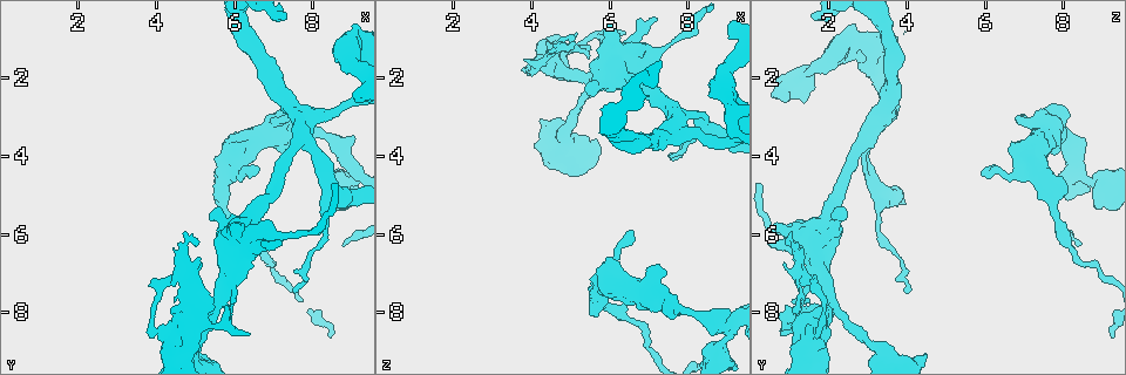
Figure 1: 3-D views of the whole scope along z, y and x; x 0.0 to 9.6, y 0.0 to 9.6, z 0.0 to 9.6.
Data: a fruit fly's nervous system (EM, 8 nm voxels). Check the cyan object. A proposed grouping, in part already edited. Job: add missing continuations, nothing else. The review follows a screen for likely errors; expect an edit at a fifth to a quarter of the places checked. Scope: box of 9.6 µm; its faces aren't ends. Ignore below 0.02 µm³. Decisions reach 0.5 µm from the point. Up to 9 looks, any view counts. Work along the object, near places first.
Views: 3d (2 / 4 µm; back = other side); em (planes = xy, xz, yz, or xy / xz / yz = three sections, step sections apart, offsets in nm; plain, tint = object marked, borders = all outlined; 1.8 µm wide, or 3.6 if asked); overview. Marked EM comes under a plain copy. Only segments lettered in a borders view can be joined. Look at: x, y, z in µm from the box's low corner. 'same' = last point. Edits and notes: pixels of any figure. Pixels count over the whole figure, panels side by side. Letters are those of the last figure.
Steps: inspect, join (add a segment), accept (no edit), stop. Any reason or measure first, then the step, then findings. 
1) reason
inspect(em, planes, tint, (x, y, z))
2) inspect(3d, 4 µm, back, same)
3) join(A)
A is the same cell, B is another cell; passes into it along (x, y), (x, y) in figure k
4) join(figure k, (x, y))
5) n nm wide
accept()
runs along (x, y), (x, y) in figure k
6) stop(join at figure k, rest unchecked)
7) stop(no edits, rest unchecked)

calibre changes
inspect(em, xz, step 4, borders, (7.10, 6.05, 1.30))

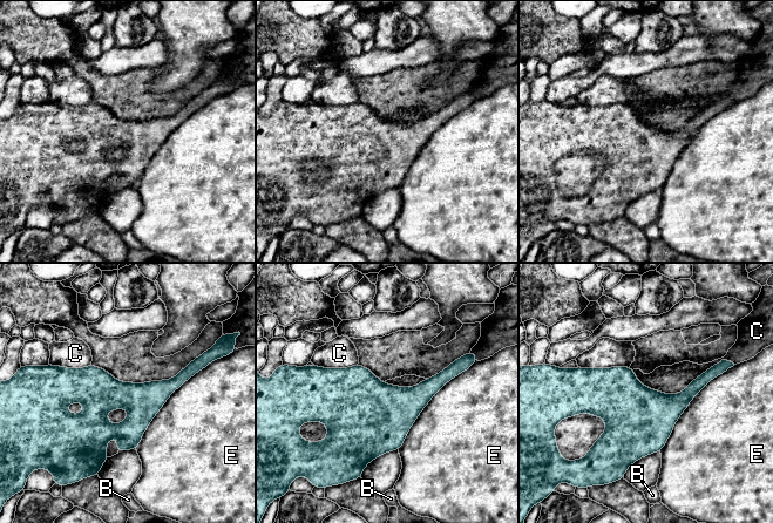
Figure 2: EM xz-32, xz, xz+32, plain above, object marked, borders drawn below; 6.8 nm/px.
accept()
B, C and E are other cells; no lettered segment goes on from it

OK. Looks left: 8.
sudden change in width
inspect(3d, 4 µm, back, (6.70, 3.55, 7.45))

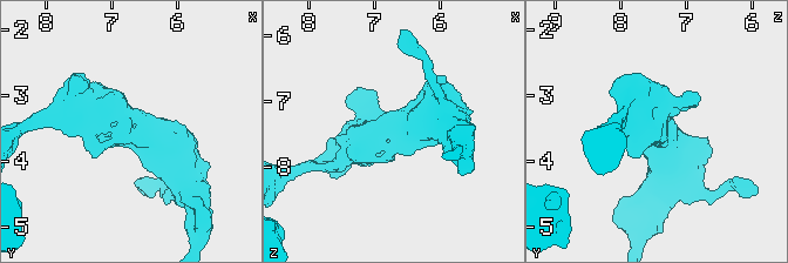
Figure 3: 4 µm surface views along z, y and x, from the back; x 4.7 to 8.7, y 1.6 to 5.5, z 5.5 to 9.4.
now the EM
inspect(em, planes, borders, (6.70, 3.50, 7.40))

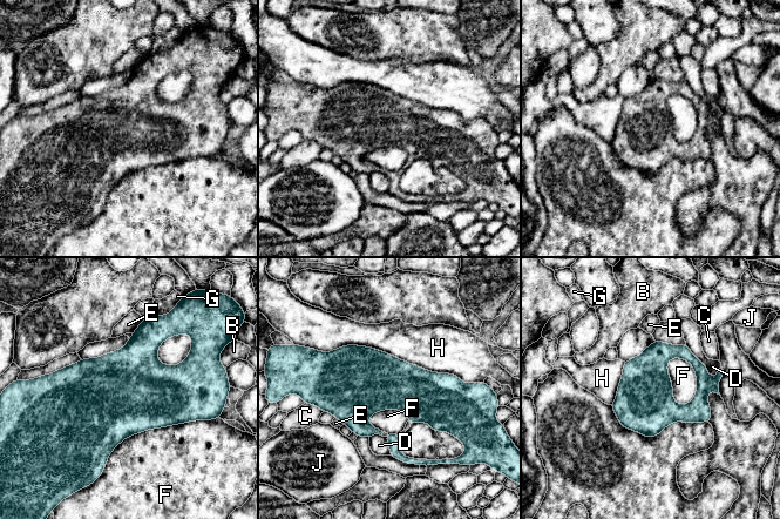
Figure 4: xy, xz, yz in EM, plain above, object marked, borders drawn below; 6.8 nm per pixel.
accept()
B, C, D, E, F, G, H and J are other cells; border along (671, 357), (672, 398), (686, 405) in figure 4; none of them fits

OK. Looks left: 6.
inspect(em, xz, step 8, tint, (8.70, 4.35, 9.10))

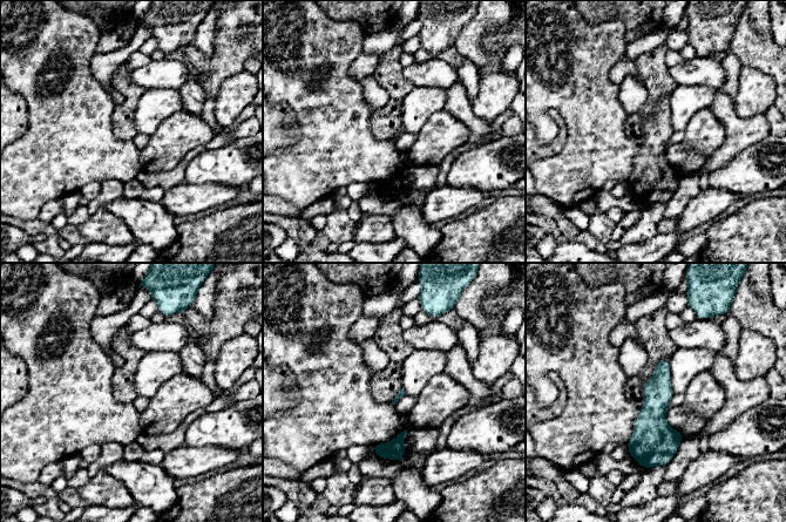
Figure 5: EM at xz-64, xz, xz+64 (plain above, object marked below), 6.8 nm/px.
inspect(em, planes, borders, same)

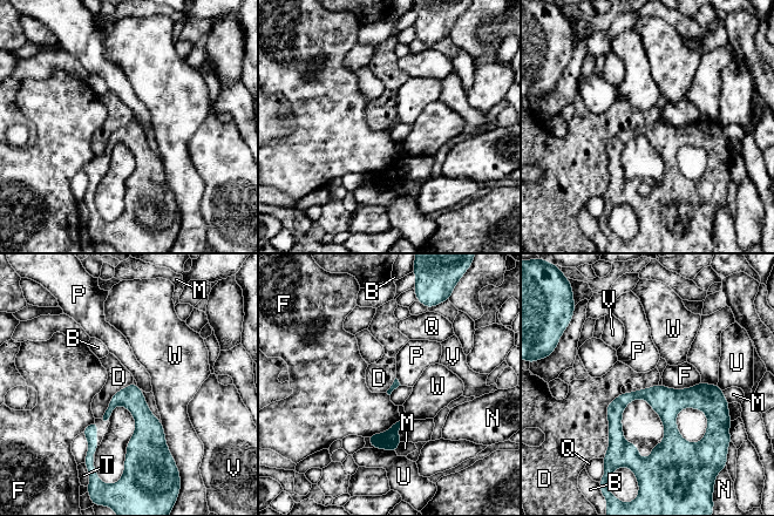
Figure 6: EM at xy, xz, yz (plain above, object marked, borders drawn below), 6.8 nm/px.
D touches over 420 nm
accept()
B, D, F, M, N, P, Q, T, U, V and W are other cells; border along (622, 393), (606, 407), (605, 452) in figure 6; none of them fits

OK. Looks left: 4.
inspect(3d, 4 µm, back, (9.15, 1.15, 3.25))

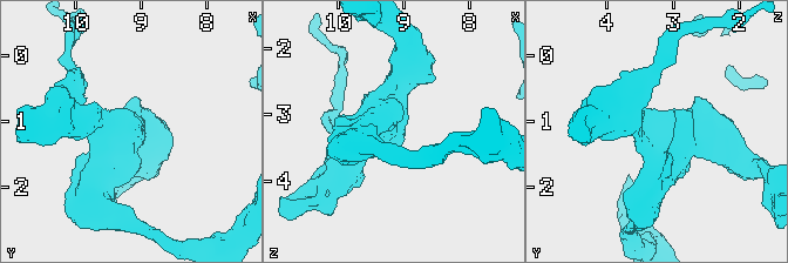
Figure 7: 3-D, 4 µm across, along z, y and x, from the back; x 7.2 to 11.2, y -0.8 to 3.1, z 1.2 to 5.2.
shape alone is not enough
inspect(em, planes, borders, (9.10, 1.20, 3.15))

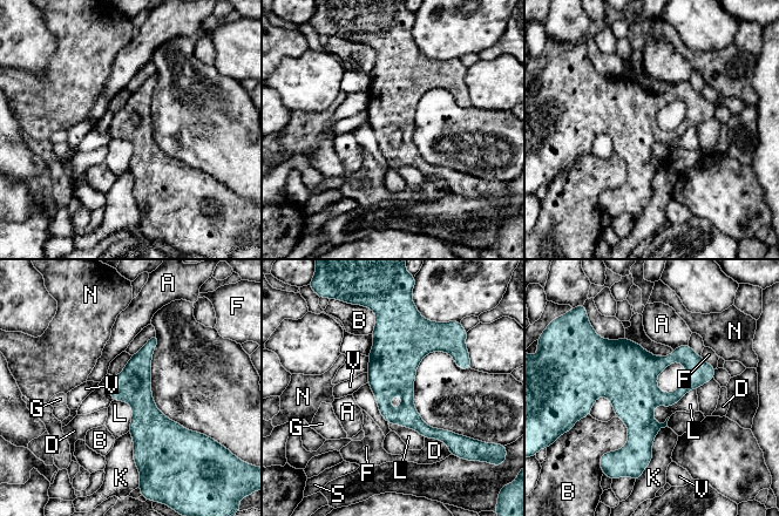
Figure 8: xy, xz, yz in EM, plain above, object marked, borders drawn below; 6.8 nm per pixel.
240 nm wide
accept()
A, B, D, F, G, K, L, N, S and V are other cells; runs along (154, 341), (141, 361), (143, 460) in figure 8; no lettered segment goes on from it

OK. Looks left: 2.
stop(no edits, rest unchecked)

